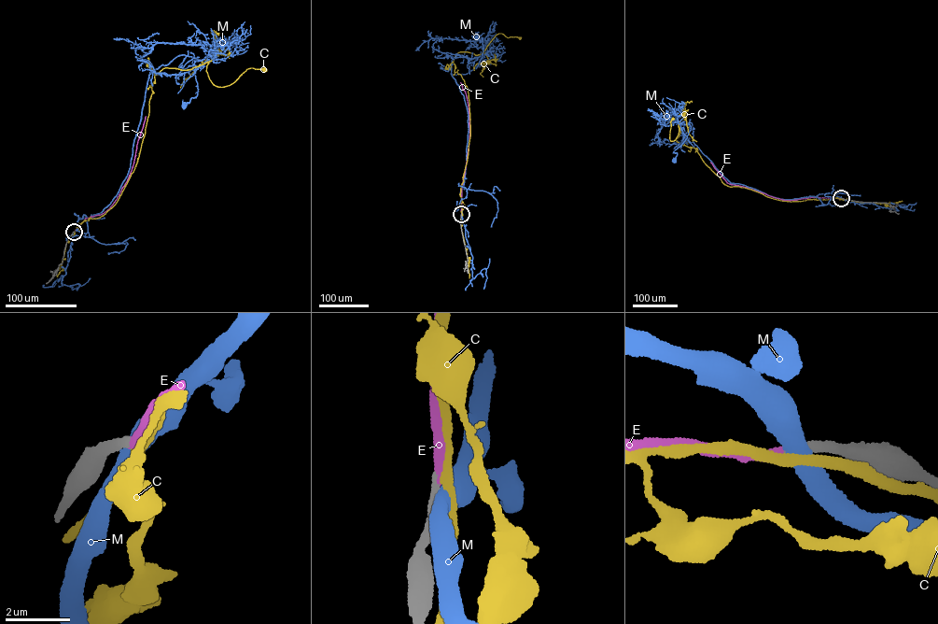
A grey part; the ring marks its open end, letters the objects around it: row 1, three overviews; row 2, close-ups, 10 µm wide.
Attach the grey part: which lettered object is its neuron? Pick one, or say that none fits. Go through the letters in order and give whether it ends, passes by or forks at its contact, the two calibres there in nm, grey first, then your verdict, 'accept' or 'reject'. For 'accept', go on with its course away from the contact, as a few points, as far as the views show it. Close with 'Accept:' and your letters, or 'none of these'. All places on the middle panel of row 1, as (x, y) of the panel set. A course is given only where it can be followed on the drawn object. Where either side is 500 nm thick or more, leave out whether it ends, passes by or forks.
C: it passes by; calibres 240 and 300 nm; reject
E: it ends; calibres 240 and 300 nm; accept; course (461, 214), (469, 129), (467, 95), (460, 82)
M: calibres 320 and 500 nm; reject
Accept: E

